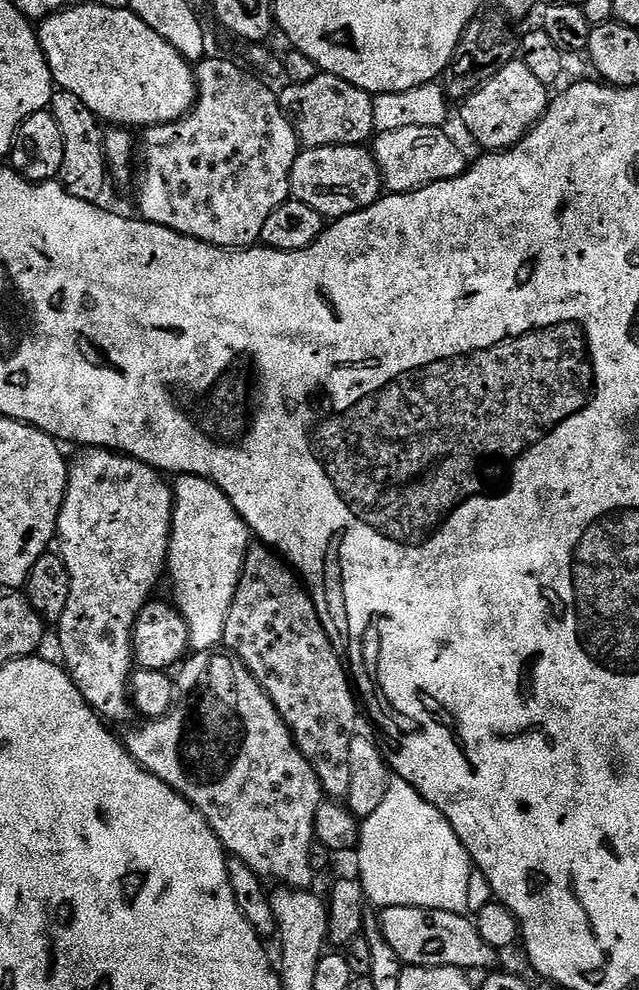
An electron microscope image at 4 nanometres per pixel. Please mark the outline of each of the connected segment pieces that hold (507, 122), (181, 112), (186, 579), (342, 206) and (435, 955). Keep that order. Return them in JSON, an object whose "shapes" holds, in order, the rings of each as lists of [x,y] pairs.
{"shapes":[[[[520,58],[510,61],[494,78],[485,80],[481,88],[477,88],[459,105],[460,120],[464,128],[484,147],[484,150],[503,150],[512,148],[518,141],[523,140],[534,125],[543,118],[550,103],[550,88],[538,80],[537,75],[526,66]]],[[[81,2],[73,8],[65,8],[59,12],[52,13],[51,16],[44,17],[38,24],[38,35],[40,37],[40,45],[46,54],[46,60],[52,71],[52,79],[55,87],[62,92],[75,94],[77,98],[82,98],[82,102],[86,102],[88,109],[95,116],[100,117],[101,121],[107,122],[112,126],[123,126],[129,130],[141,128],[151,128],[153,124],[169,124],[175,120],[180,120],[191,112],[198,99],[198,85],[196,83],[196,74],[193,65],[174,48],[170,46],[170,42],[166,42],[166,38],[162,38],[162,34],[154,34],[154,30],[150,30],[150,26],[146,26],[146,22],[142,22],[142,18],[138,18],[129,7],[111,8],[110,6],[102,6],[99,2]]],[[[180,476],[177,481],[172,502],[172,547],[168,549],[166,572],[169,577],[172,575],[176,583],[174,604],[188,624],[191,647],[197,653],[202,653],[215,649],[224,639],[228,611],[240,585],[240,575],[244,573],[244,559],[250,547],[250,529],[217,484],[211,484],[201,476]]],[[[363,145],[303,149],[291,174],[295,199],[306,202],[326,220],[340,219],[368,208],[382,194],[375,155]]],[[[390,906],[378,916],[381,932],[404,966],[450,966],[451,968],[491,969],[497,949],[478,934],[475,923],[463,912],[423,908],[422,906]]]]}

